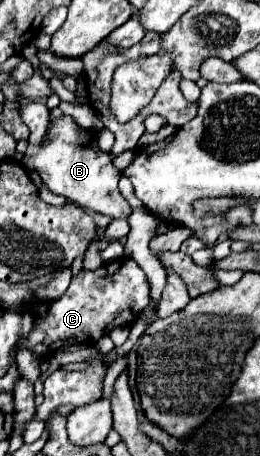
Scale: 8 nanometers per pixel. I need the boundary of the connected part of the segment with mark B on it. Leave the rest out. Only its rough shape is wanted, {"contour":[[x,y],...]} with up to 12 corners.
{"contour":[[70,116],[24,166],[50,192],[112,220],[130,204],[120,170]]}

